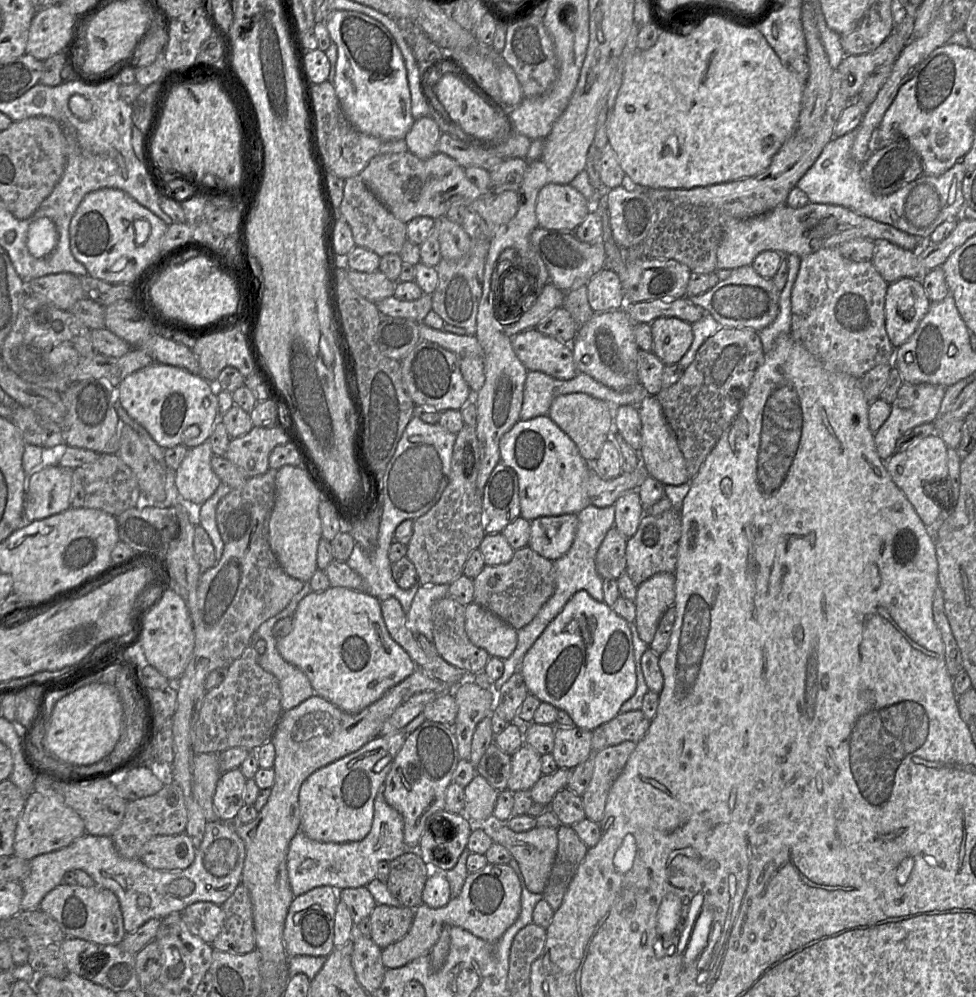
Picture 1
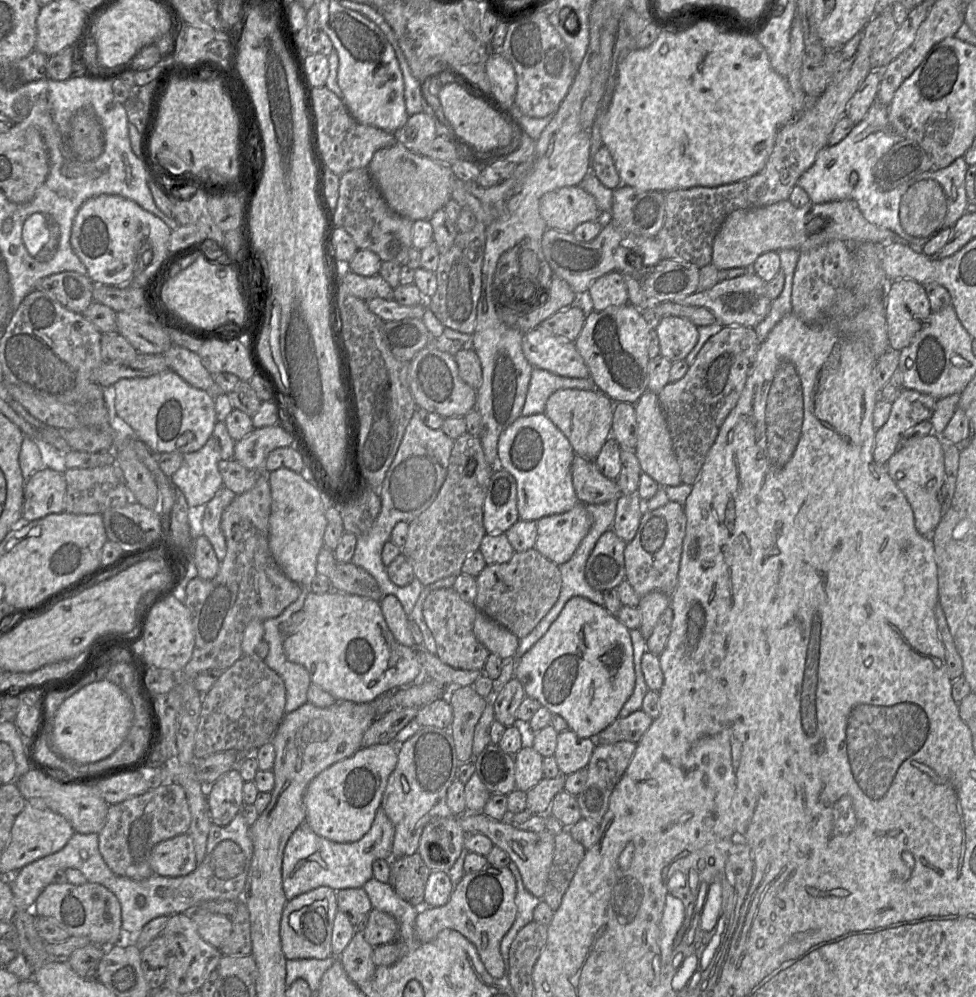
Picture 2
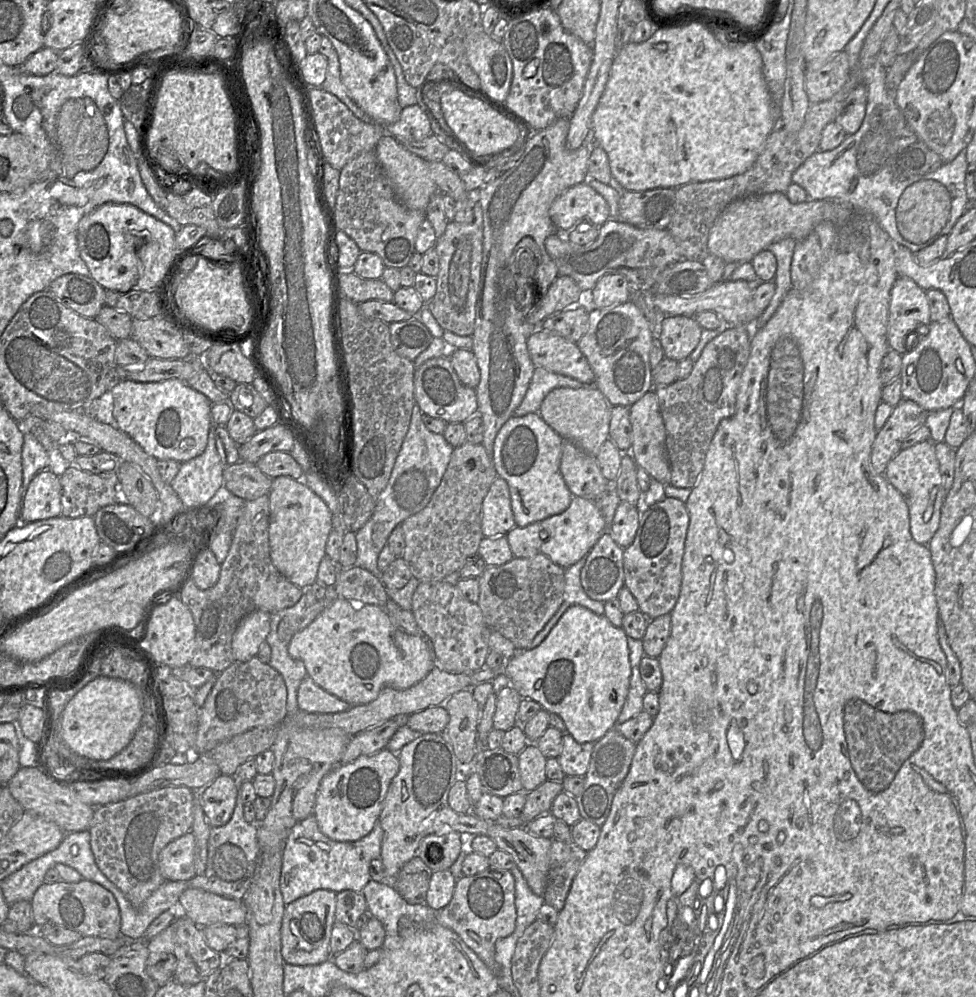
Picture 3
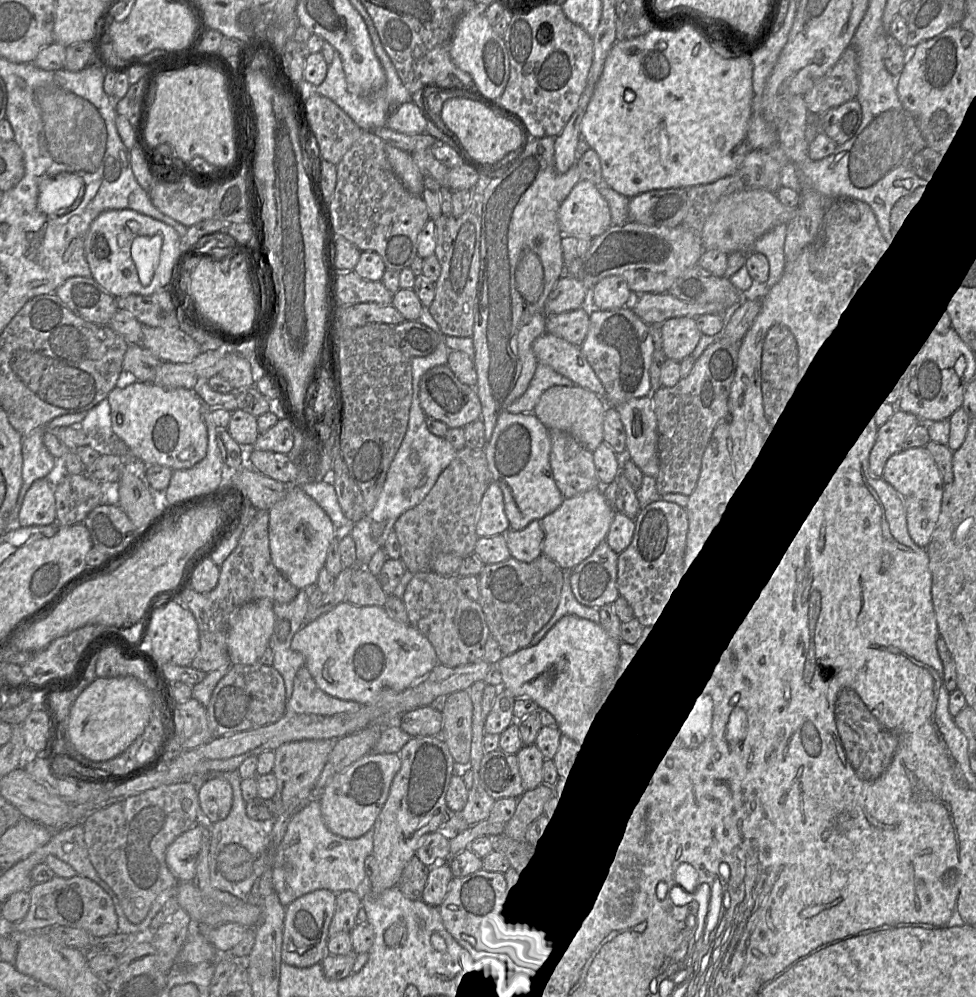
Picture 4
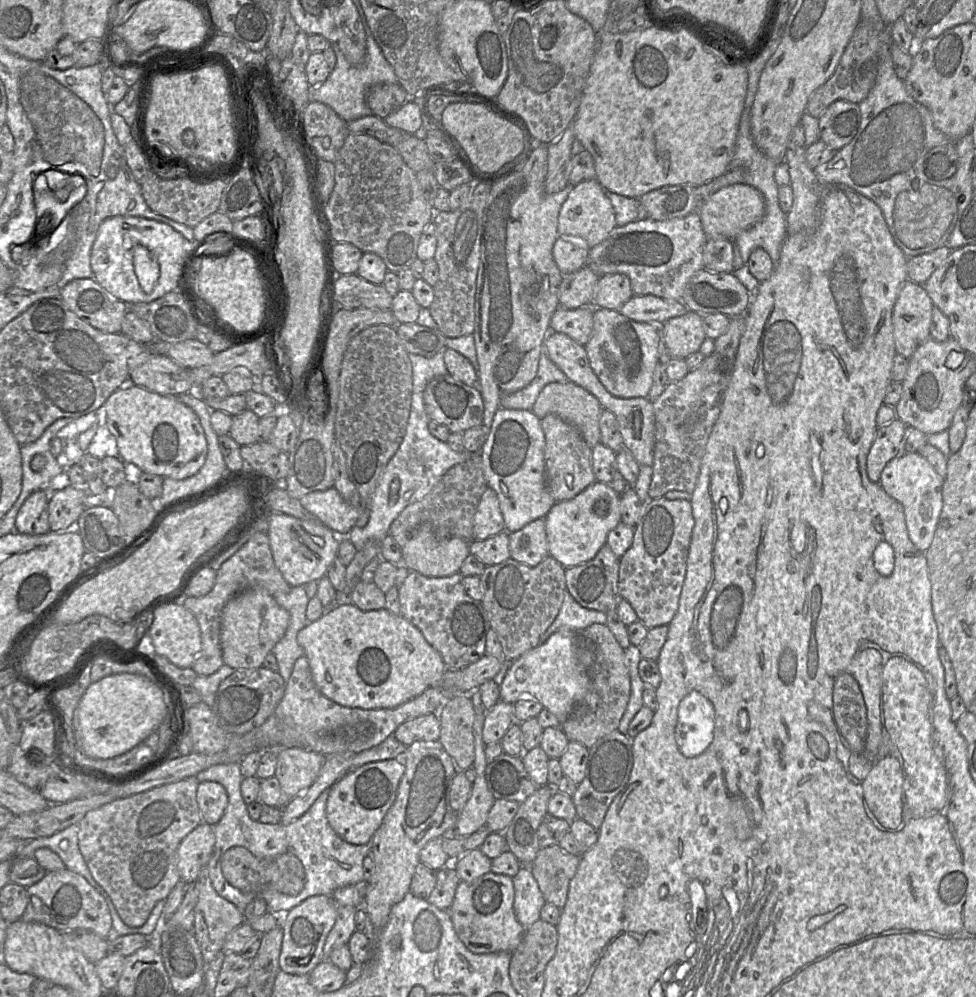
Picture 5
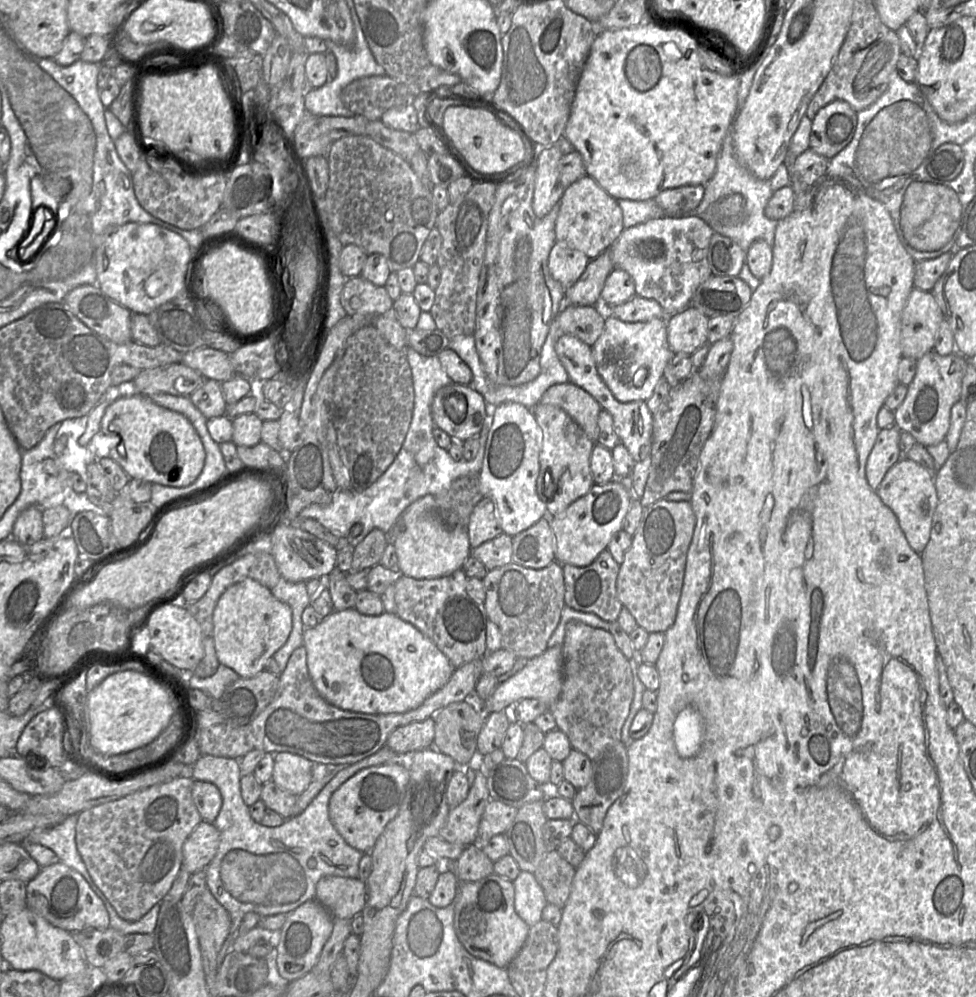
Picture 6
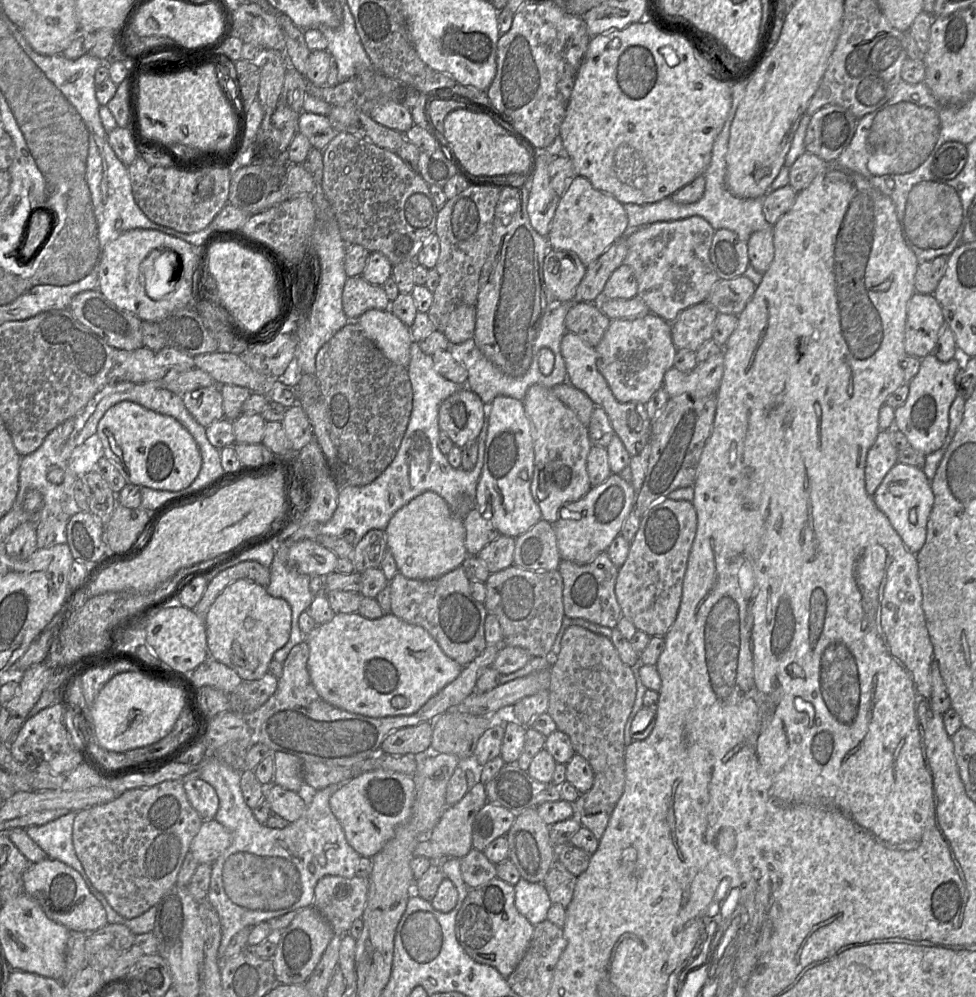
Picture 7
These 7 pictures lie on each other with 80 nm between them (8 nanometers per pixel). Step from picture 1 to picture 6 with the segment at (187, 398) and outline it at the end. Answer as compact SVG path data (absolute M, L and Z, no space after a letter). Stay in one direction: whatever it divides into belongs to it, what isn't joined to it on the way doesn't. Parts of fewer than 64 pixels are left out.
M136 393L112 402L102 417L100 431L111 438L109 457L116 461L130 479L142 479L152 484L185 487L200 475L205 462L205 449L199 434L183 414L154 403L148 396Z

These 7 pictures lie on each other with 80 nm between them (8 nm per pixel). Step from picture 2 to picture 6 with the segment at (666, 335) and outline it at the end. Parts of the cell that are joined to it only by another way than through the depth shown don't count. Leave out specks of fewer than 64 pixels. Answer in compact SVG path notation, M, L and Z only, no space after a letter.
M689 305L667 319L667 339L674 354L692 355L708 343L709 317Z

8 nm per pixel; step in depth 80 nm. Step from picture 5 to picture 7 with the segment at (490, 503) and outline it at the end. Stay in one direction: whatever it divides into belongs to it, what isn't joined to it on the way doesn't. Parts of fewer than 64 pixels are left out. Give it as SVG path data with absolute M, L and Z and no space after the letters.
M479 507L473 508L464 517L463 525L466 530L465 547L469 556L476 556L499 535L489 516Z

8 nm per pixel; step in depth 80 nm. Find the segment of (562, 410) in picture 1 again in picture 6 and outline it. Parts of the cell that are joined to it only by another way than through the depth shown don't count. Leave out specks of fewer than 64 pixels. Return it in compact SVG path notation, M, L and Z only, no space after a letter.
M572 382L560 383L550 386L542 395L541 403L550 404L563 409L594 442L599 435L598 416L602 410L601 405L587 391Z

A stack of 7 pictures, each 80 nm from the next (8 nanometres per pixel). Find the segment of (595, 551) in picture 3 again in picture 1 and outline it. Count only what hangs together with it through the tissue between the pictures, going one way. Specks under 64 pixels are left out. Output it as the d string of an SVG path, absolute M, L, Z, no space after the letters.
M615 526L611 527L606 533L596 554L595 567L598 575L602 579L617 580L622 573L626 573L626 545L627 539Z

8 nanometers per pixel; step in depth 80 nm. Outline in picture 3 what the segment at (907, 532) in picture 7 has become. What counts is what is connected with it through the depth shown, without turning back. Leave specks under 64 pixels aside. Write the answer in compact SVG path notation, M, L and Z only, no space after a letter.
M928 440L902 449L887 464L885 478L902 494L909 509L910 532L913 539L928 545L940 523L942 505L947 491L942 483L935 444Z

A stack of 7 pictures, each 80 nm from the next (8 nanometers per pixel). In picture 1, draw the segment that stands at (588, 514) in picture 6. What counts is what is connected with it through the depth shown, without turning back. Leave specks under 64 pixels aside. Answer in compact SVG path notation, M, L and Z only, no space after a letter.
M577 514L538 517L531 521L529 547L555 561L571 547L578 524Z

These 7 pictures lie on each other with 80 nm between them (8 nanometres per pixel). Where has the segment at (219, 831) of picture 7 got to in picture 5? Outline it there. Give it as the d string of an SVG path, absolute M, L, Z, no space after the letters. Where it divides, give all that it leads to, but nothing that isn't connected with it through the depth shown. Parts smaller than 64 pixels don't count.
M200 823L187 834L177 849L177 869L181 881L194 884L210 860L215 845L214 826Z

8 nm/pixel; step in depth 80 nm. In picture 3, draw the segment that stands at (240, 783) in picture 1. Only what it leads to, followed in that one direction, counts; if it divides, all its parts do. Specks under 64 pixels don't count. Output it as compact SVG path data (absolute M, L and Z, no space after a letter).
M220 773L200 791L201 804L211 827L229 822L236 805L238 784L235 776Z

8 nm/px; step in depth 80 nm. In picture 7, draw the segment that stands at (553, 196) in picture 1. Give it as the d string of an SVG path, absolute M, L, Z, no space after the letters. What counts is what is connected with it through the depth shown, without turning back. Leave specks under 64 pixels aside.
M576 175L560 197L547 238L550 248L574 252L587 267L627 233L628 217L623 204L595 189L585 177Z

